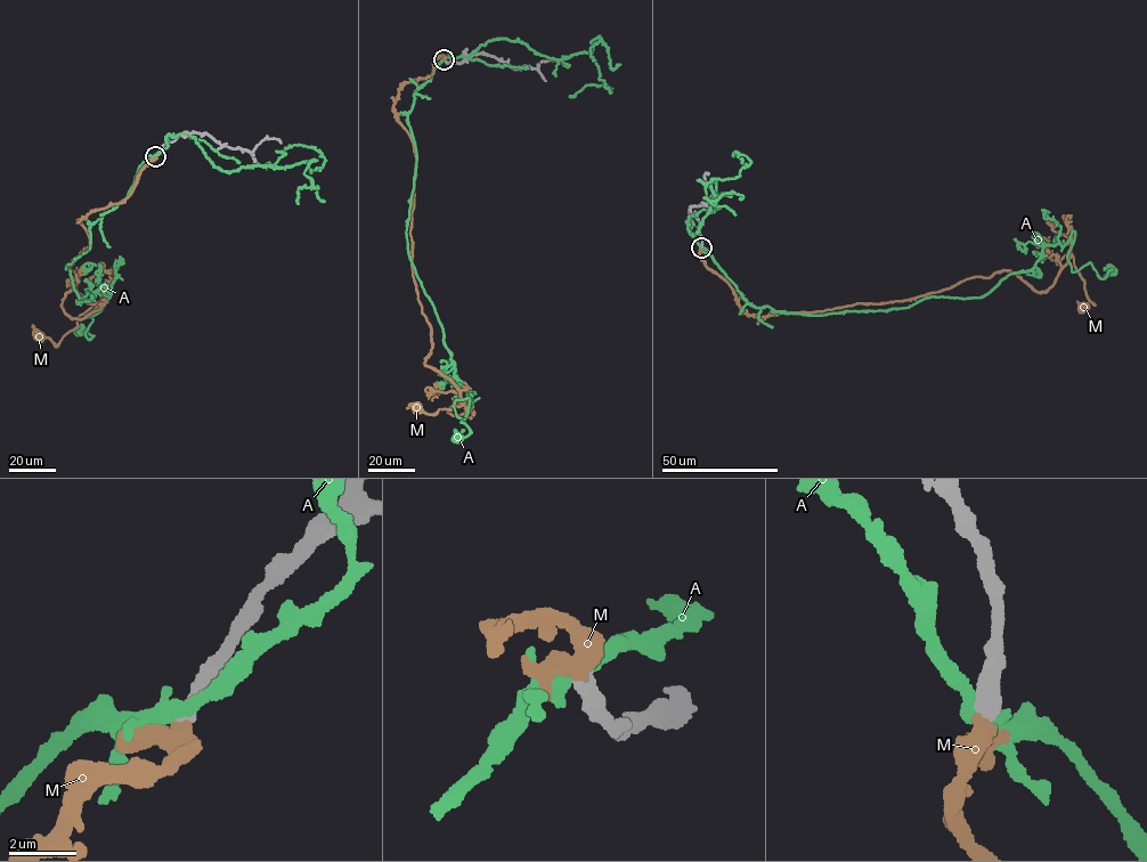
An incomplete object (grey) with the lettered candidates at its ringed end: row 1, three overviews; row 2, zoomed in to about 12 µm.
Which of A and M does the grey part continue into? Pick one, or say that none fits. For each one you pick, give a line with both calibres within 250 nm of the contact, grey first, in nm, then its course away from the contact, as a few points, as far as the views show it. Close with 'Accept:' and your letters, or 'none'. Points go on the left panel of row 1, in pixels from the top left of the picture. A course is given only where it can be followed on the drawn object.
M: 500/480 nm | via (155, 156), (123, 200), (80, 219), (90, 245), (62, 306), (74, 318), (95, 309), (56, 347), (39, 335)
Accept: M

